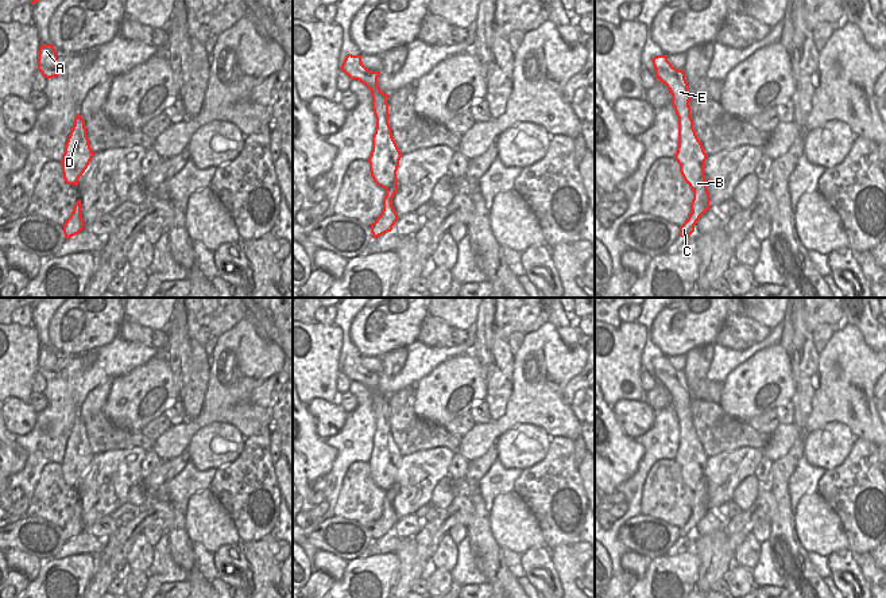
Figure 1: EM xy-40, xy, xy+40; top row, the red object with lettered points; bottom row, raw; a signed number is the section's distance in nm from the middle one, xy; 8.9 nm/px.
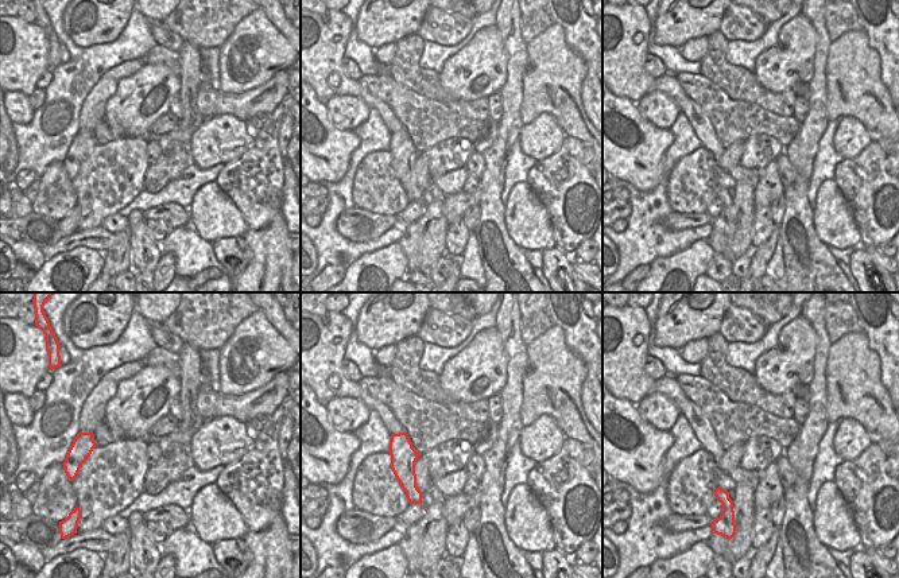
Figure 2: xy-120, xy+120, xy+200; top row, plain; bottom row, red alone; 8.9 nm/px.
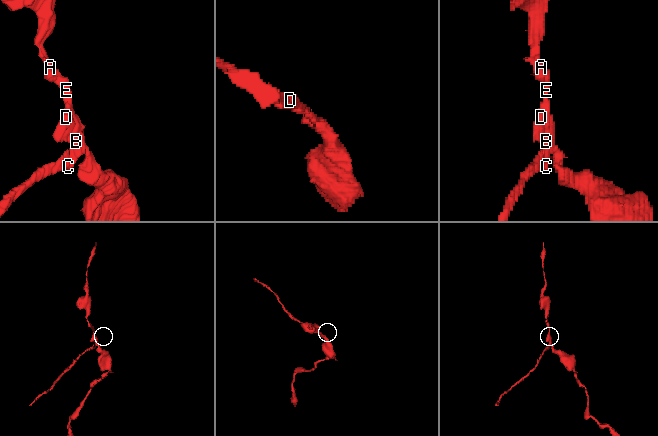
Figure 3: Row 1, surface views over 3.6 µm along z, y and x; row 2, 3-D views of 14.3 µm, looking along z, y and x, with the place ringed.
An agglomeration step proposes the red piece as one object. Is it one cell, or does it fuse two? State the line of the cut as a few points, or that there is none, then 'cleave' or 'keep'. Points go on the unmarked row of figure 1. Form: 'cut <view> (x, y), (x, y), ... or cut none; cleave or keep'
cut xy+40 (693, 497), (708, 511); cleave

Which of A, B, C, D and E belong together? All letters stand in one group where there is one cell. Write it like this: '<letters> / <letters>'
A B D E / C

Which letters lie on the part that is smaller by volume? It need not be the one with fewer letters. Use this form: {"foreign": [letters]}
{"foreign": ["C"]}

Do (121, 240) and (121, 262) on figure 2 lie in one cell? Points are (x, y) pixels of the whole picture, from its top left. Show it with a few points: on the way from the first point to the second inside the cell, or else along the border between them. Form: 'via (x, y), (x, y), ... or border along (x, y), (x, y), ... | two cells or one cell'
via (121, 245), (121, 256) | one cell

